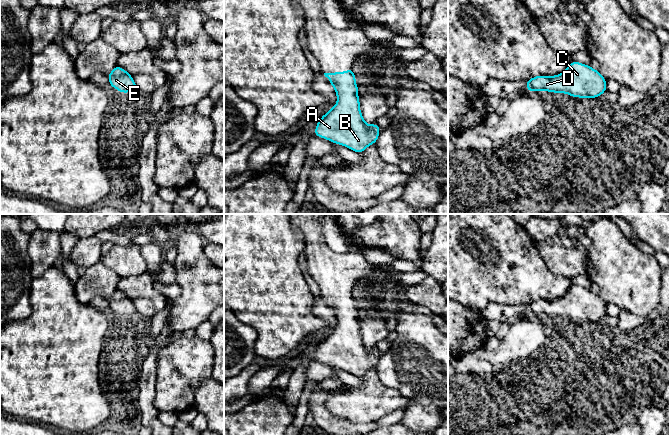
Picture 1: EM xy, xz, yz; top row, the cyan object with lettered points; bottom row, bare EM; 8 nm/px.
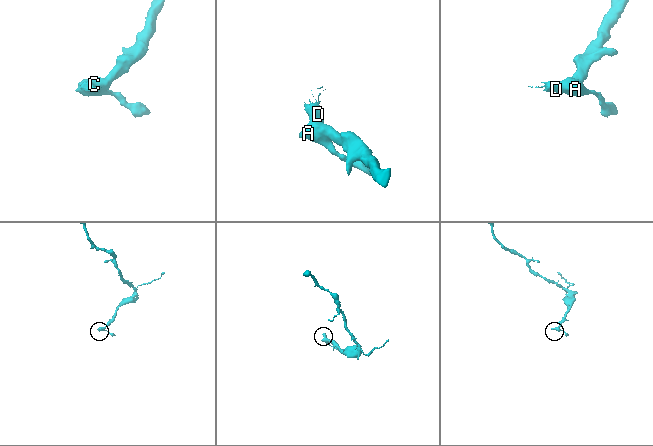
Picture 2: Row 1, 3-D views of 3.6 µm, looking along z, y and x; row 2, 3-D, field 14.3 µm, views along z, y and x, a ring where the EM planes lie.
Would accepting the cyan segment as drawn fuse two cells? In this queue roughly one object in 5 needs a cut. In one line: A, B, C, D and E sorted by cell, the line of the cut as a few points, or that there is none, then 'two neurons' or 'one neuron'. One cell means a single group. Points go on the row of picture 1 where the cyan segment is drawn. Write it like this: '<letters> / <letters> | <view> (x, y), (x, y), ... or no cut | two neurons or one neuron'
A B C D E | no cut | one neuron

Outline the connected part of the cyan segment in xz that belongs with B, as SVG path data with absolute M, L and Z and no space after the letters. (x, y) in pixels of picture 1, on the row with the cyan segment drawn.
M349 68L345 72L324 73L324 75L336 92L337 103L319 119L314 135L345 146L356 153L363 153L368 146L376 143L381 129L377 123L368 125L363 119L358 98L359 88L355 82L356 76L353 69Z

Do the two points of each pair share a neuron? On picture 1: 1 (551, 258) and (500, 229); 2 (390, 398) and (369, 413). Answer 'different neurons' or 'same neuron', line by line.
1: different neurons
2: same neuron

